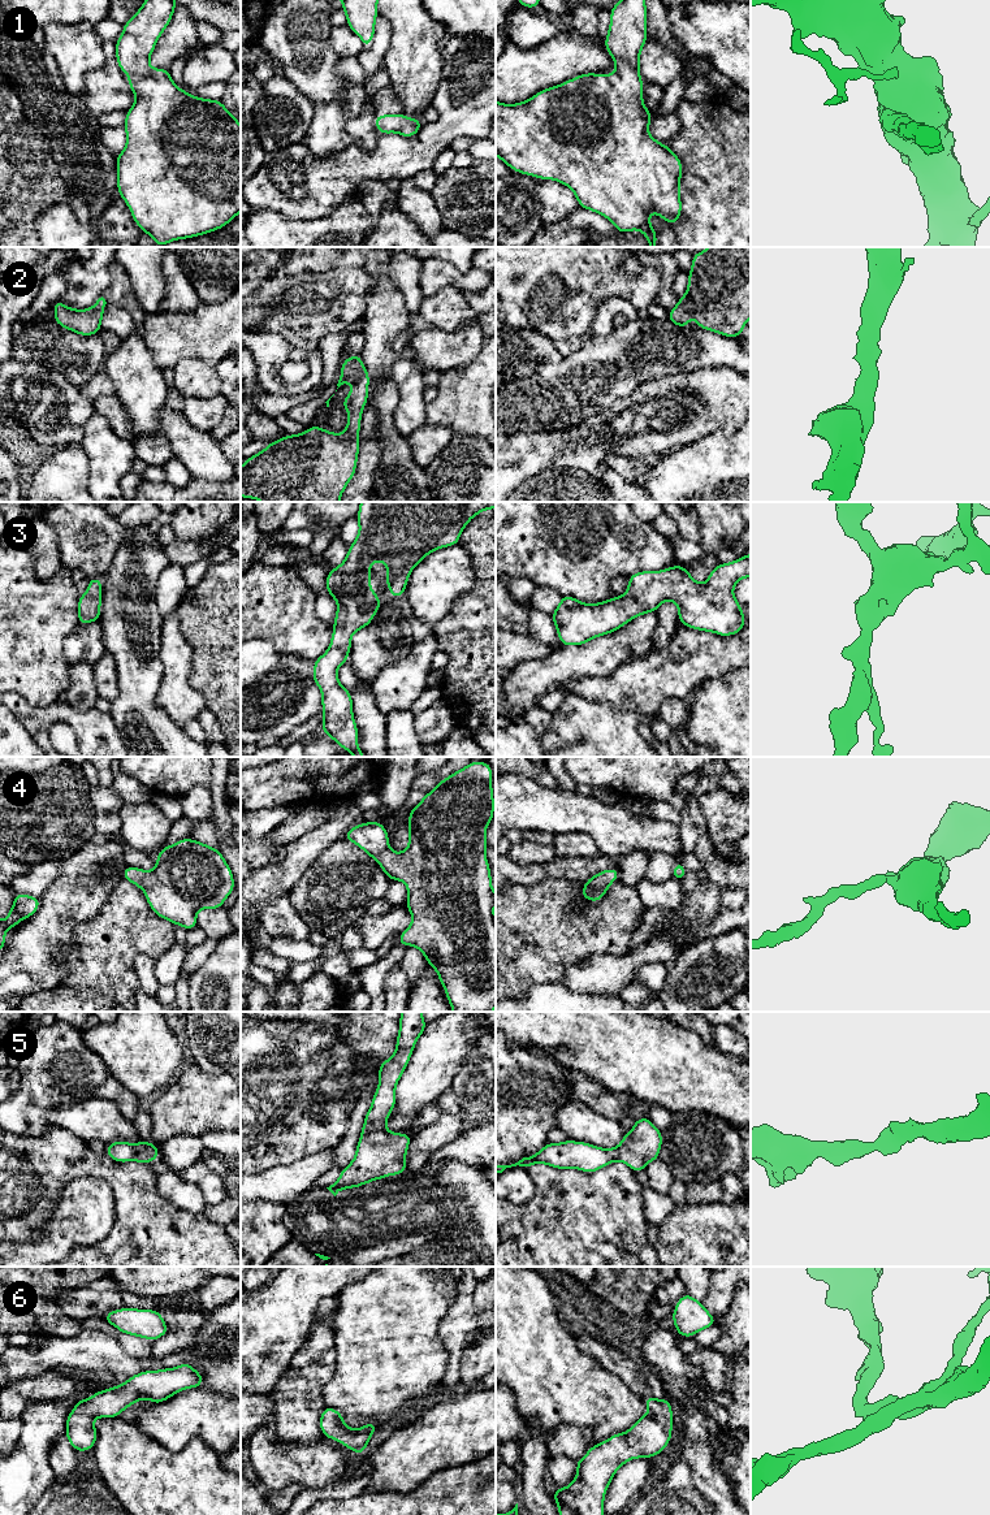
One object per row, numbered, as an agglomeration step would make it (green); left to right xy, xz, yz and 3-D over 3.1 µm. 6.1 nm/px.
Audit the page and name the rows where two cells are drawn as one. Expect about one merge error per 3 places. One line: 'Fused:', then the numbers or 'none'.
Fused: none

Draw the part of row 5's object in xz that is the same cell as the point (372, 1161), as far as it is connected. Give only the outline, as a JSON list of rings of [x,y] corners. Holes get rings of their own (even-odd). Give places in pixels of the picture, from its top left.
[[[401,1012],[395,1052],[390,1059],[379,1065],[380,1082],[375,1091],[372,1104],[364,1117],[355,1157],[347,1166],[341,1169],[340,1178],[327,1187],[334,1196],[345,1189],[355,1189],[388,1176],[403,1174],[407,1172],[405,1160],[412,1134],[389,1133],[386,1120],[395,1108],[397,1083],[406,1070],[418,1038],[424,1033],[425,1027],[427,1023],[421,1012]]]

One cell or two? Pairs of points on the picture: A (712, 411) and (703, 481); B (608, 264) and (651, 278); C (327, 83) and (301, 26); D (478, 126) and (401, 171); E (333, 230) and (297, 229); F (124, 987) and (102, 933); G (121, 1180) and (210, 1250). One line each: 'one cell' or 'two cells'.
A: two cells
B: one cell
C: one cell
D: one cell
E: one cell
F: one cell
G: one cell

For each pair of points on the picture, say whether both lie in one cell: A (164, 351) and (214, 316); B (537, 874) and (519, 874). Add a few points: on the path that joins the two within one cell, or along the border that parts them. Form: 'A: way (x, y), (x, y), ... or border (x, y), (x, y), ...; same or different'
A: way (176, 340), (185, 333), (197, 333), (202, 328); same
B: way (534, 874), (523, 874); same

